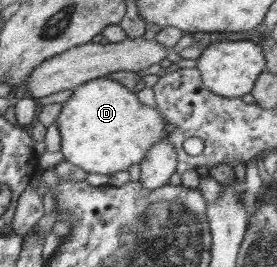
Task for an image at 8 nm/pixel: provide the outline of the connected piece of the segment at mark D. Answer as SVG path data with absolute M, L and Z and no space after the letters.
M108 76L82 83L54 120L60 136L60 151L65 161L89 174L112 175L141 162L147 149L165 135L160 114L140 104L135 91L129 91Z

